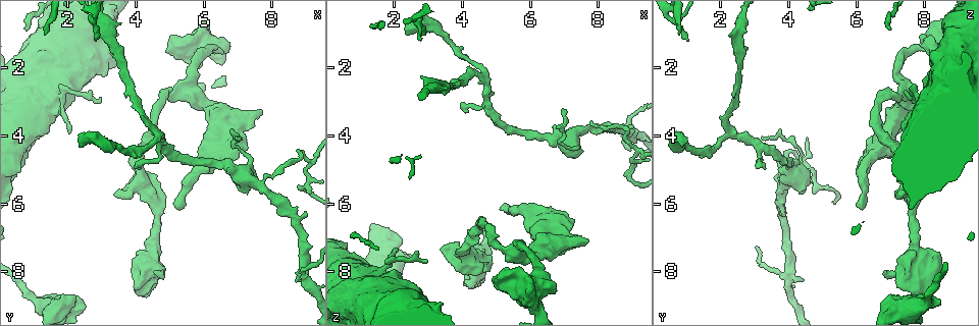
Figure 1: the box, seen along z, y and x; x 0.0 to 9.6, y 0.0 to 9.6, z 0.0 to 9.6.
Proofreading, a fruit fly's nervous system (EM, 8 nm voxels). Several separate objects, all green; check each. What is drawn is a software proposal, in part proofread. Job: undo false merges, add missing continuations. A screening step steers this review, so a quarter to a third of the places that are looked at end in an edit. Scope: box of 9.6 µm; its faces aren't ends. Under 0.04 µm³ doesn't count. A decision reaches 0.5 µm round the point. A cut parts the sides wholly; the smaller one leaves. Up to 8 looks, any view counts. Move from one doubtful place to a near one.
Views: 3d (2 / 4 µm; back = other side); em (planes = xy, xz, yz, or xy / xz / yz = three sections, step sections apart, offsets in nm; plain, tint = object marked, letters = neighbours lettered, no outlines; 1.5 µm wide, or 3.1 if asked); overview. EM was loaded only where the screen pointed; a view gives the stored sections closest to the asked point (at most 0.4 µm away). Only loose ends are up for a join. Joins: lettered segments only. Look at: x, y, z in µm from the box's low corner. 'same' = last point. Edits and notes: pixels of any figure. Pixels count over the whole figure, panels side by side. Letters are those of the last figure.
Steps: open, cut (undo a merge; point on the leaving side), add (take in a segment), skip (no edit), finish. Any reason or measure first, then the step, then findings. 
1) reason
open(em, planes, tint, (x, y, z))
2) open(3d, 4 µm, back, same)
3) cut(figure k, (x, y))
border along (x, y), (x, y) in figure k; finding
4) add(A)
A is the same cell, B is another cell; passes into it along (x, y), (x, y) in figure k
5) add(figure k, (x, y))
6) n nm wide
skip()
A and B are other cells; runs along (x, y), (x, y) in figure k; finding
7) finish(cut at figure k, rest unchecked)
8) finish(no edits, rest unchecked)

tapers out
open(em, planes, plain, (2.95, 2.95, 7.70))

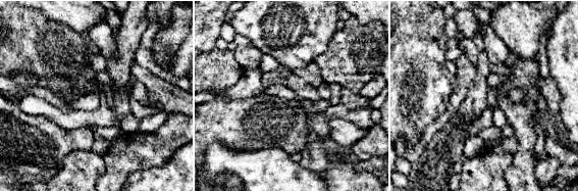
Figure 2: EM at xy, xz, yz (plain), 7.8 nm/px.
open(em, planes, letters, same)

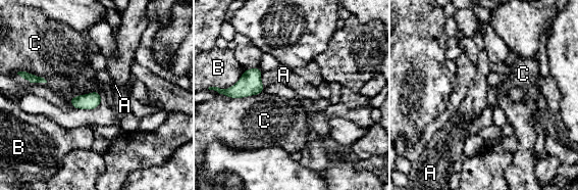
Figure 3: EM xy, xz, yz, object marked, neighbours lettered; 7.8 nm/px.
skip()
A, B and C are other cells; border along (102, 97), (91, 91), (68, 99) in figure 3; none of them fits

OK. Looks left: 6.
thick end
open(em, planes, letters, (1.80, 9.00, 6.70))

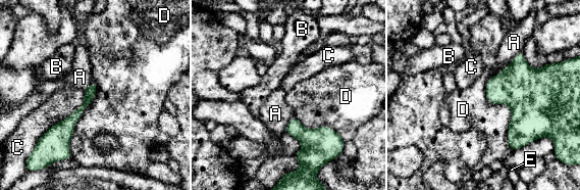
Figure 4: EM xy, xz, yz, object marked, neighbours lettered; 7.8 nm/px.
skip()
A, B, C, D and E are other cells; runs along (94, 85), (61, 133), (61, 145) in figure 4; no lettered segment goes on from it

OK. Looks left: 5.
long arm stops here
open(3d, 2 µm, (2.30, 4.00, 0.80))

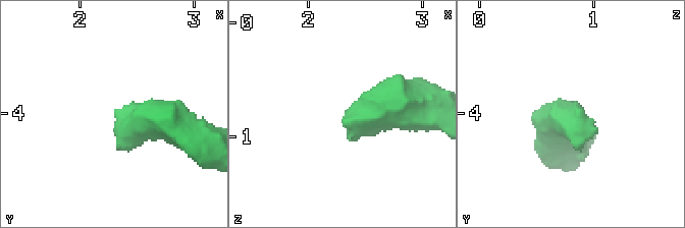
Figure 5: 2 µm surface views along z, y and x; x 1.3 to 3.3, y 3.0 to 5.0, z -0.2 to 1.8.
now the EM
open(em, planes, letters, (2.32, 3.96, 0.84))

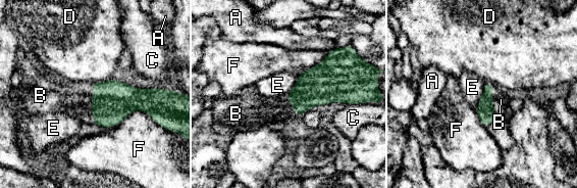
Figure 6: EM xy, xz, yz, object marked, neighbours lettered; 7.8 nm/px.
F touches over 300 nm
add(B)
B is the same cell, A, C, D, E and F are other cells; passes into it along (485, 109), (491, 101), (501, 99) in figure 6; it goes on there

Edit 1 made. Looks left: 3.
finish(add at figure 6, rest unchecked)

